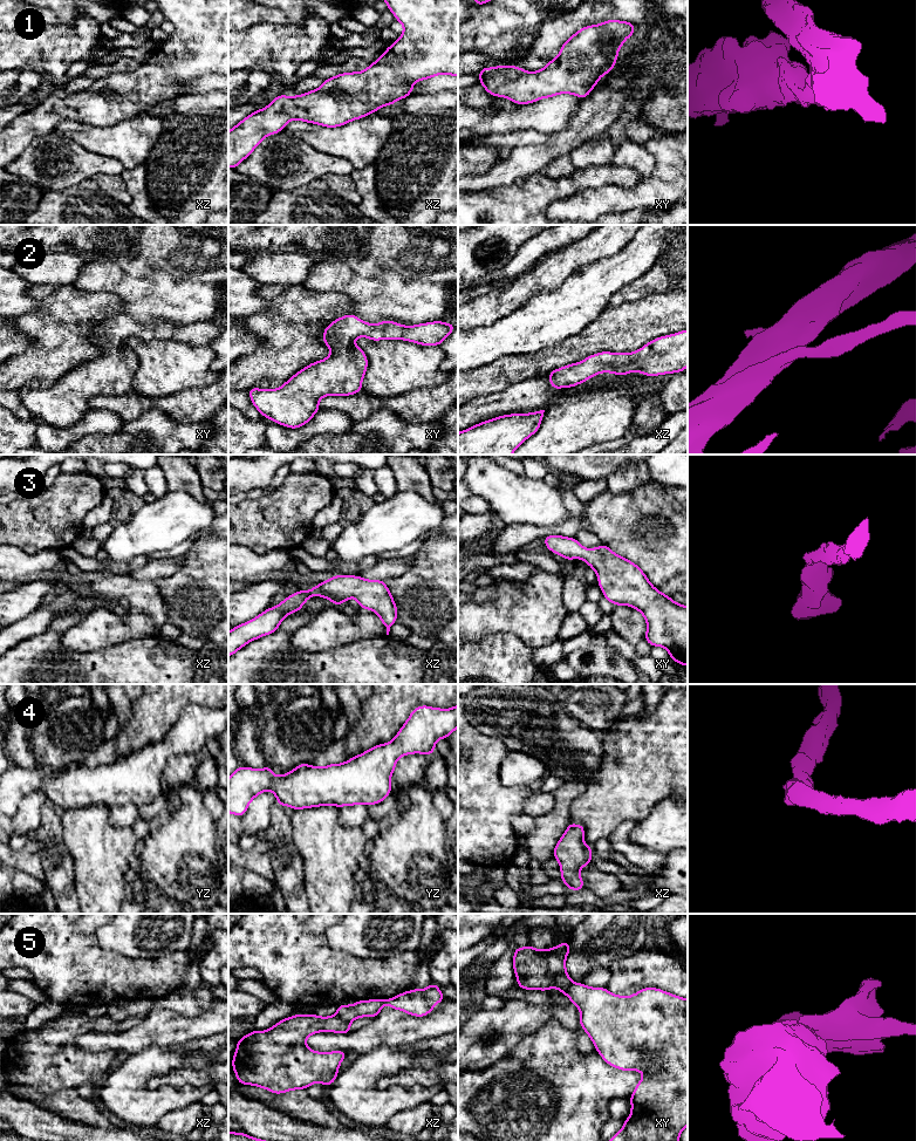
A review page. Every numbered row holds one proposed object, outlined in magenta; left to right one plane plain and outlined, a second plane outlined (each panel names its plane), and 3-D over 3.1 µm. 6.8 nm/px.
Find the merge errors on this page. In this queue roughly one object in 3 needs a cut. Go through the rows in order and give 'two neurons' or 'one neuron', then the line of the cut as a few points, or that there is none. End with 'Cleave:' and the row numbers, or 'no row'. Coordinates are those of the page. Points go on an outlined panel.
1: one neuron | no cut
2: one neuron | no cut
3: one neuron | no cut
4: one neuron | no cut
5: two neurons | xz (336, 1013), (348, 1023)
Cleave: 5

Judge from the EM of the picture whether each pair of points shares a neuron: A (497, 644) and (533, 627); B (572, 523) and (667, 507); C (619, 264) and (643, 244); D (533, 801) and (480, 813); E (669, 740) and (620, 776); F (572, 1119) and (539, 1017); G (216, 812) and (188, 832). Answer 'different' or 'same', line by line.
A: different
B: same
C: same
D: different
E: same
F: different
G: different

